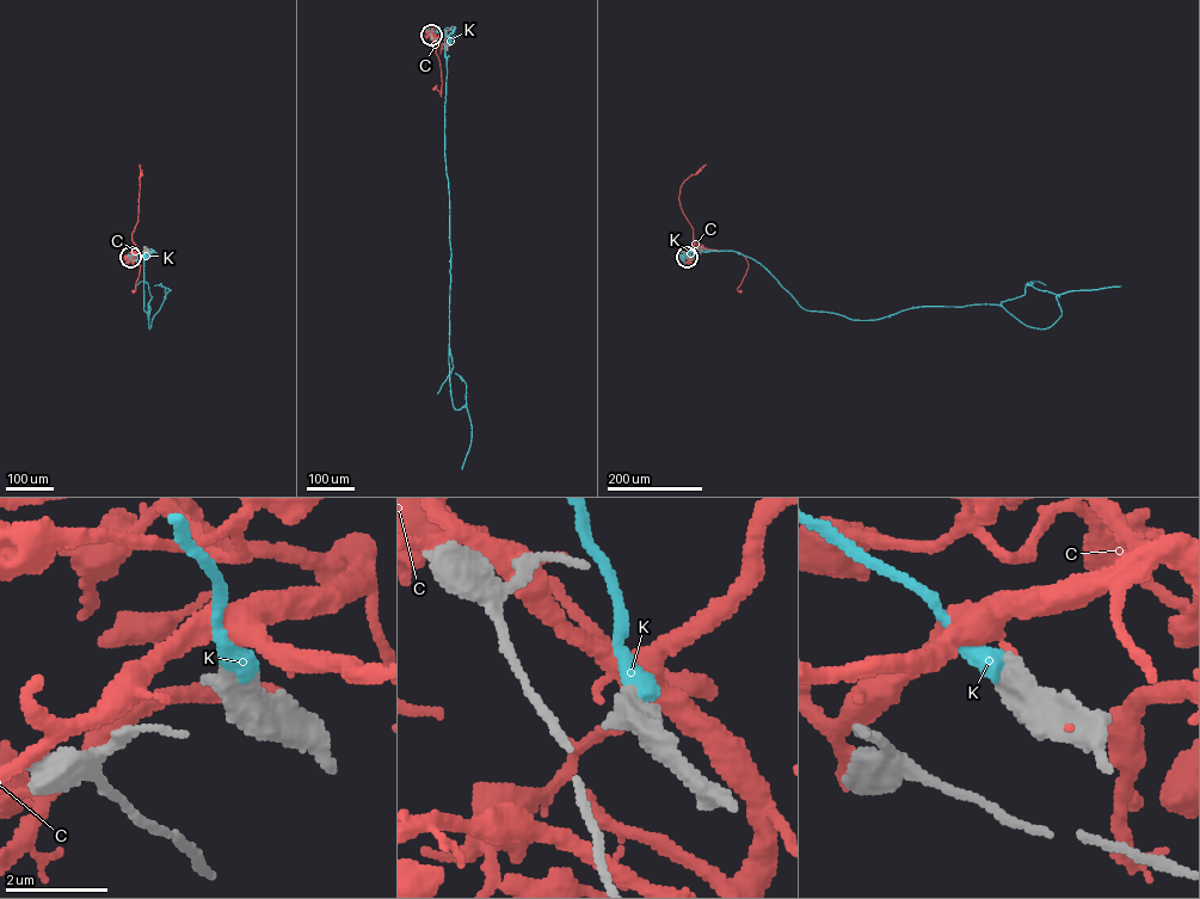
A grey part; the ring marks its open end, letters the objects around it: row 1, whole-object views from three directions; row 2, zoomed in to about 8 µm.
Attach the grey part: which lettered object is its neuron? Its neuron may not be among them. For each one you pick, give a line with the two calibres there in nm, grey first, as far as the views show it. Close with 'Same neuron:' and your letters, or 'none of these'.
K: calibres 650 and 440 nm
Same neuron: K

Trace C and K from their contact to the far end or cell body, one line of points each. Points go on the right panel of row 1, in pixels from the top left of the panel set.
C: (687, 257), (696, 257), (707, 248), (740, 253), (749, 266), (737, 289), (740, 291)
K: (687, 257), (734, 251), (805, 309), (855, 320), (995, 305), (1045, 328), (1062, 314), (1057, 295), (1121, 285)

